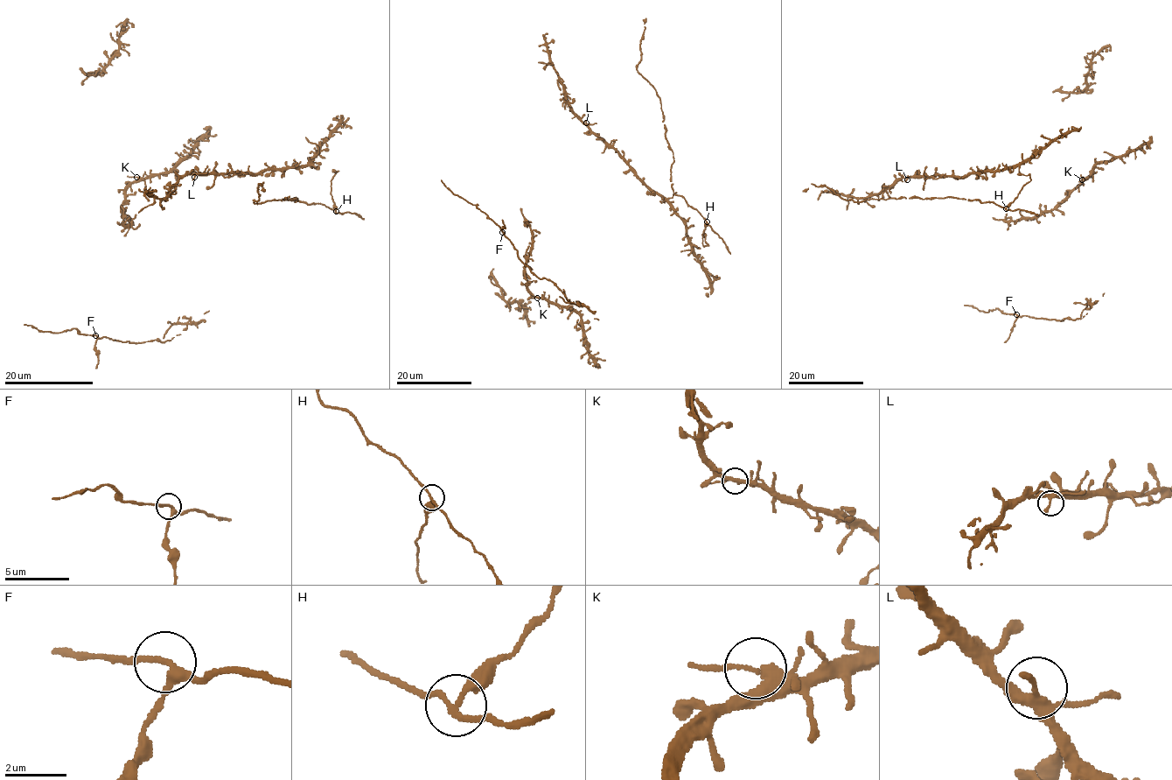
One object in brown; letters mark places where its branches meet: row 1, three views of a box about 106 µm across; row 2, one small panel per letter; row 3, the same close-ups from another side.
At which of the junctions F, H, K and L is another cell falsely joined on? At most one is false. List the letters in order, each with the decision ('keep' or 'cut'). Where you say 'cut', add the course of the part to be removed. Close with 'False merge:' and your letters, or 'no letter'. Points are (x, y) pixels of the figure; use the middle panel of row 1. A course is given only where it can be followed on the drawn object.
F: keep
H: cut | (707, 221), (702, 233), (704, 246), (703, 233)
K: keep
L: keep
False merge: H

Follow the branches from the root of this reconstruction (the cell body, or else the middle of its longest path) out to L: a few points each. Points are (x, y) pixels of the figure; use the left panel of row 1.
L: (241, 173), (197, 173), (194, 177)

